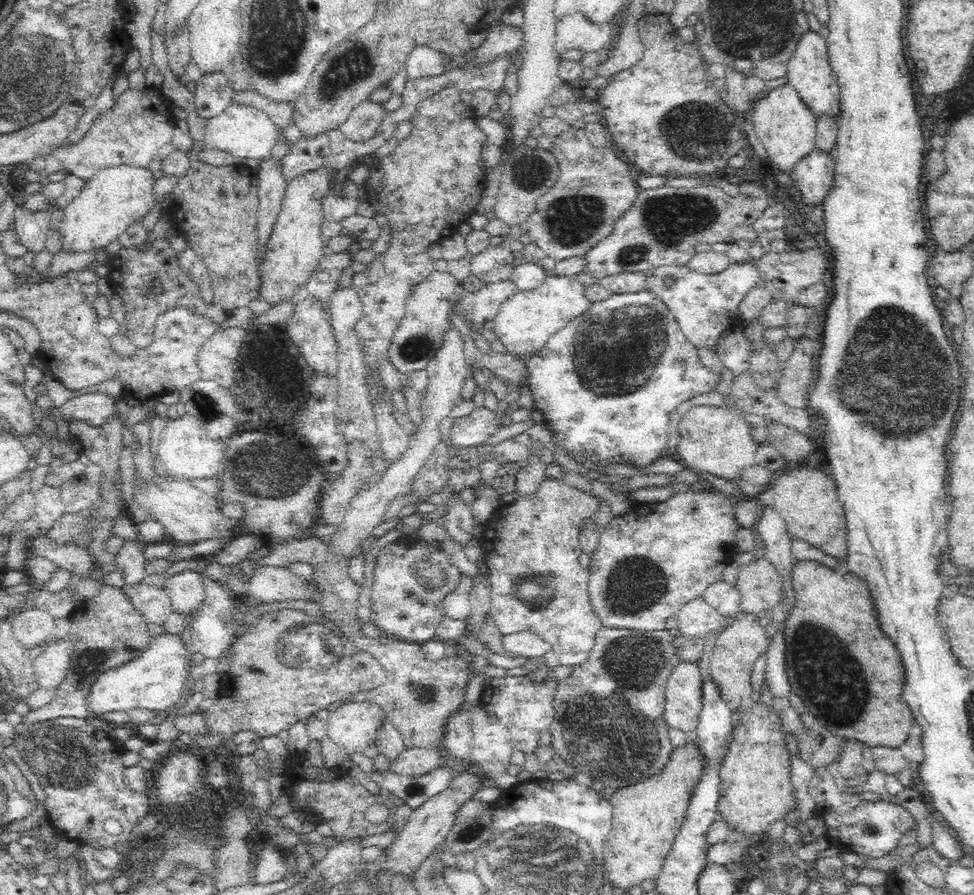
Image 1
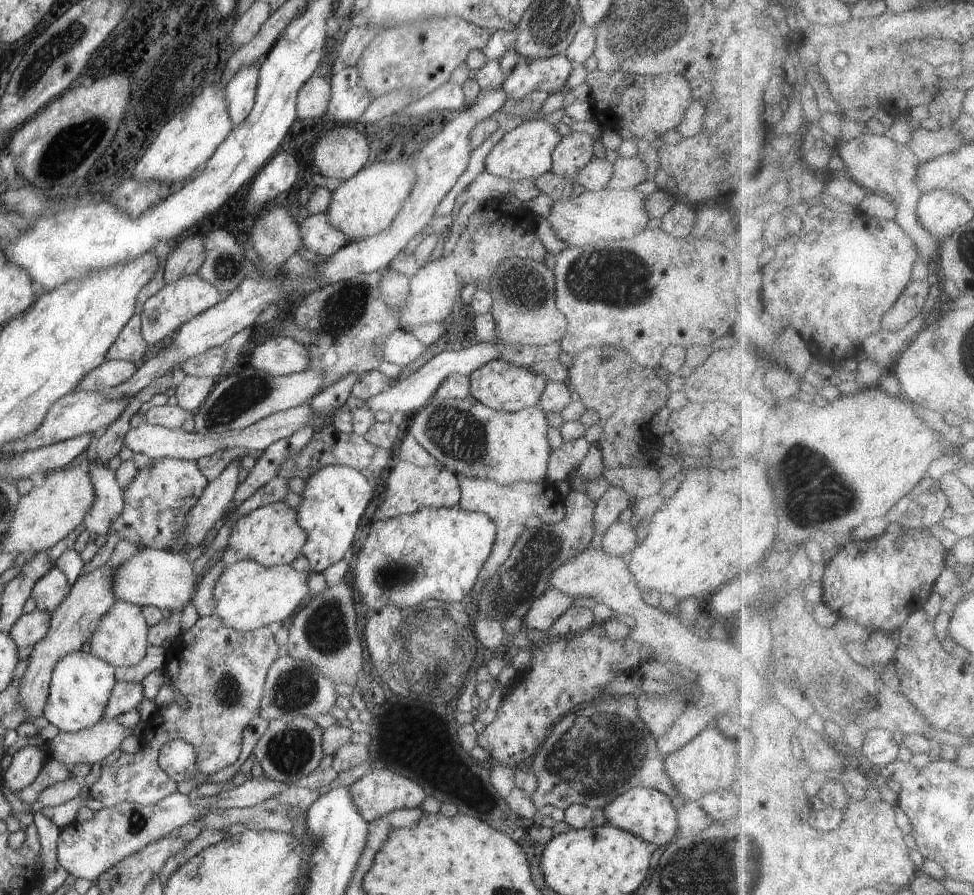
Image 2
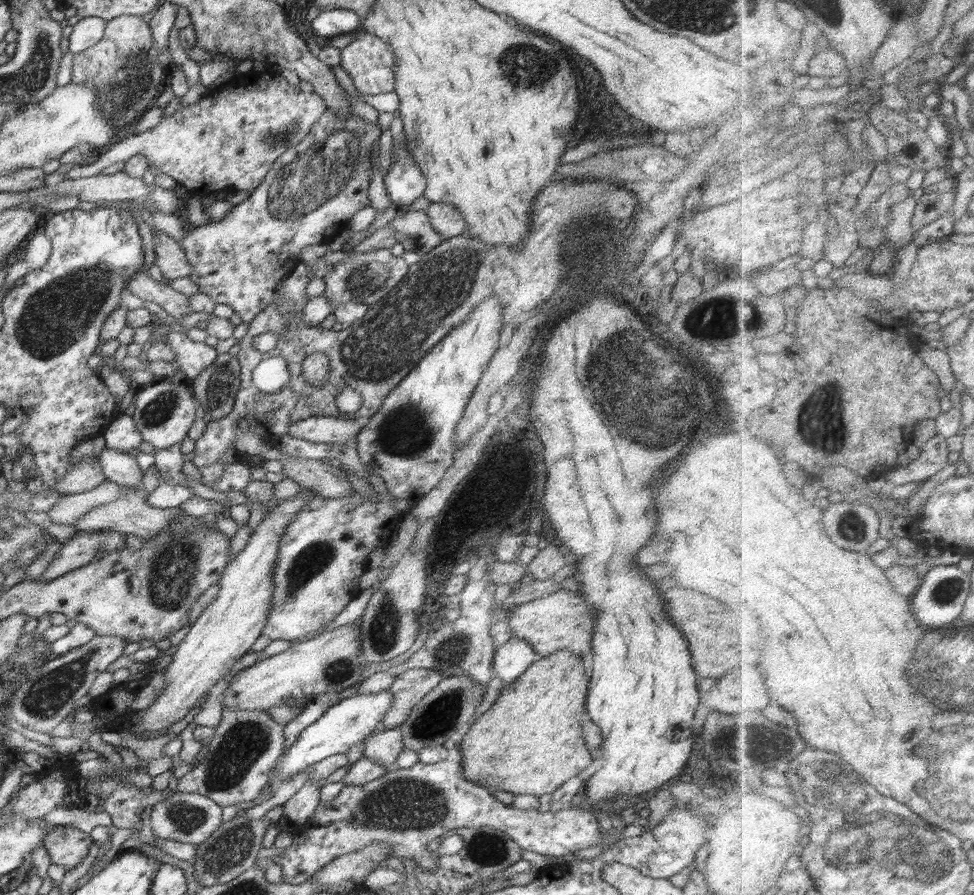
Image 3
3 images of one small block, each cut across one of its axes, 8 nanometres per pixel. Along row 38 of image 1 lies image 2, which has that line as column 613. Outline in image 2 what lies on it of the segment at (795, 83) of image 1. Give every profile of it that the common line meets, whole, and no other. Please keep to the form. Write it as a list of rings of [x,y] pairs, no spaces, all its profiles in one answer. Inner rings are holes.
[[[637,786],[611,800],[602,809],[602,812],[608,824],[643,838],[648,844],[660,846],[662,844],[668,845],[678,836],[676,806],[677,804],[673,803],[665,793],[656,789]]]

